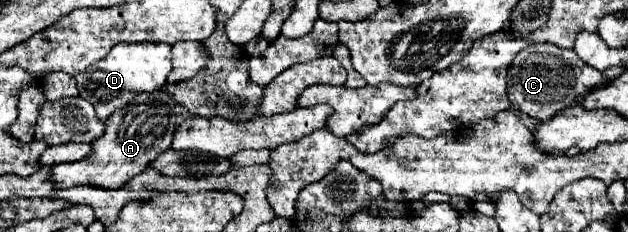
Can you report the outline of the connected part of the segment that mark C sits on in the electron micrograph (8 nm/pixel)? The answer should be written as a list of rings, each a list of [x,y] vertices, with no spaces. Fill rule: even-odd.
[[[546,43],[530,45],[522,53],[518,53],[508,75],[508,99],[520,113],[526,113],[536,121],[548,121],[552,113],[570,107],[578,95],[600,83],[602,77],[598,69],[584,65],[584,61],[580,61],[580,57],[576,57],[572,49],[560,49]]]

